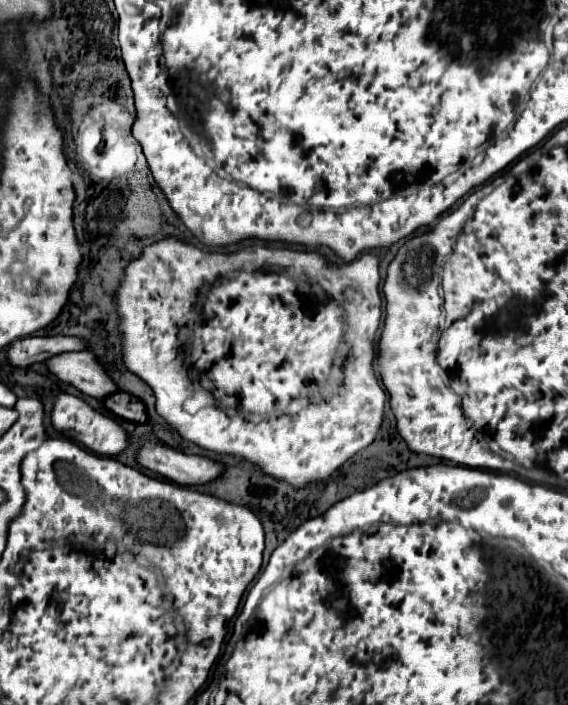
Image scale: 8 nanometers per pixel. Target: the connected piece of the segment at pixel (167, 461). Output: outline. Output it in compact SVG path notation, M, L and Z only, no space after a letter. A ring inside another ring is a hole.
M143 439L137 461L153 473L159 473L179 485L205 485L219 479L225 471L223 463L209 457L185 455L149 439Z

